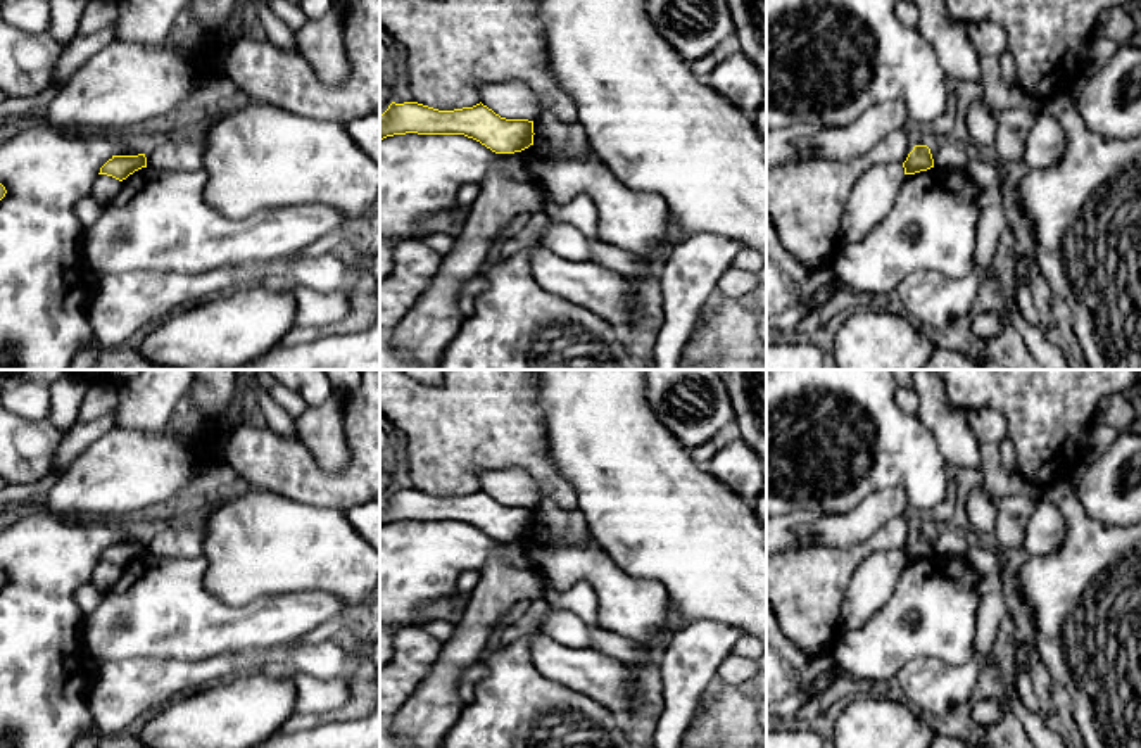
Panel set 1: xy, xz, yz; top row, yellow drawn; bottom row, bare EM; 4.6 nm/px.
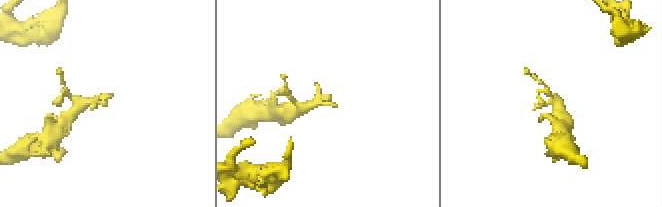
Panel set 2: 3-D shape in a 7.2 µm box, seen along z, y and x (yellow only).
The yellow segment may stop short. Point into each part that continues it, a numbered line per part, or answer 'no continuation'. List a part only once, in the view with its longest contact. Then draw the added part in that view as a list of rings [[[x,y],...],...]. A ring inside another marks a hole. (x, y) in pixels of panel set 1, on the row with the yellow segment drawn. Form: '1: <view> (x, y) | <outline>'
no continuation

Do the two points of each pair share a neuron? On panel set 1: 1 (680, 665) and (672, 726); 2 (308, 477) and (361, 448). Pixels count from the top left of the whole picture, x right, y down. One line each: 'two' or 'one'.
1: one
2: one

